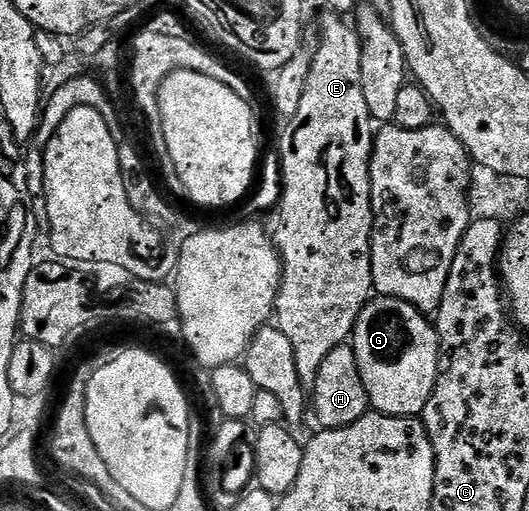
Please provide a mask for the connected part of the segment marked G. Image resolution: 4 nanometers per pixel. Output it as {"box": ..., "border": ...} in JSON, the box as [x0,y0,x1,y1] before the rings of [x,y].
{"box":[350,296,440,417],"border":[[[376,296],[369,300],[362,314],[358,314],[358,322],[352,331],[350,343],[354,358],[358,358],[358,370],[366,386],[369,405],[384,416],[419,417],[426,402],[430,402],[430,394],[434,390],[438,374],[440,343],[435,323],[410,302],[393,296]]]}

